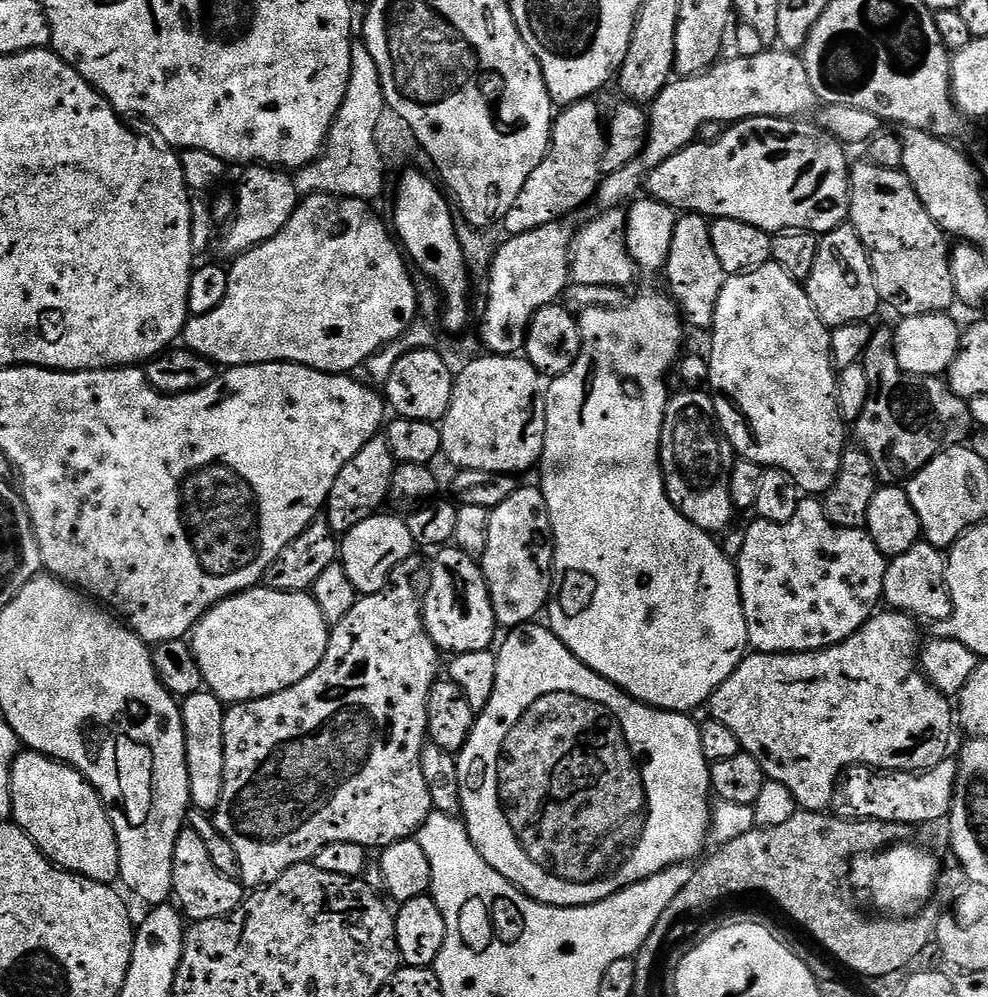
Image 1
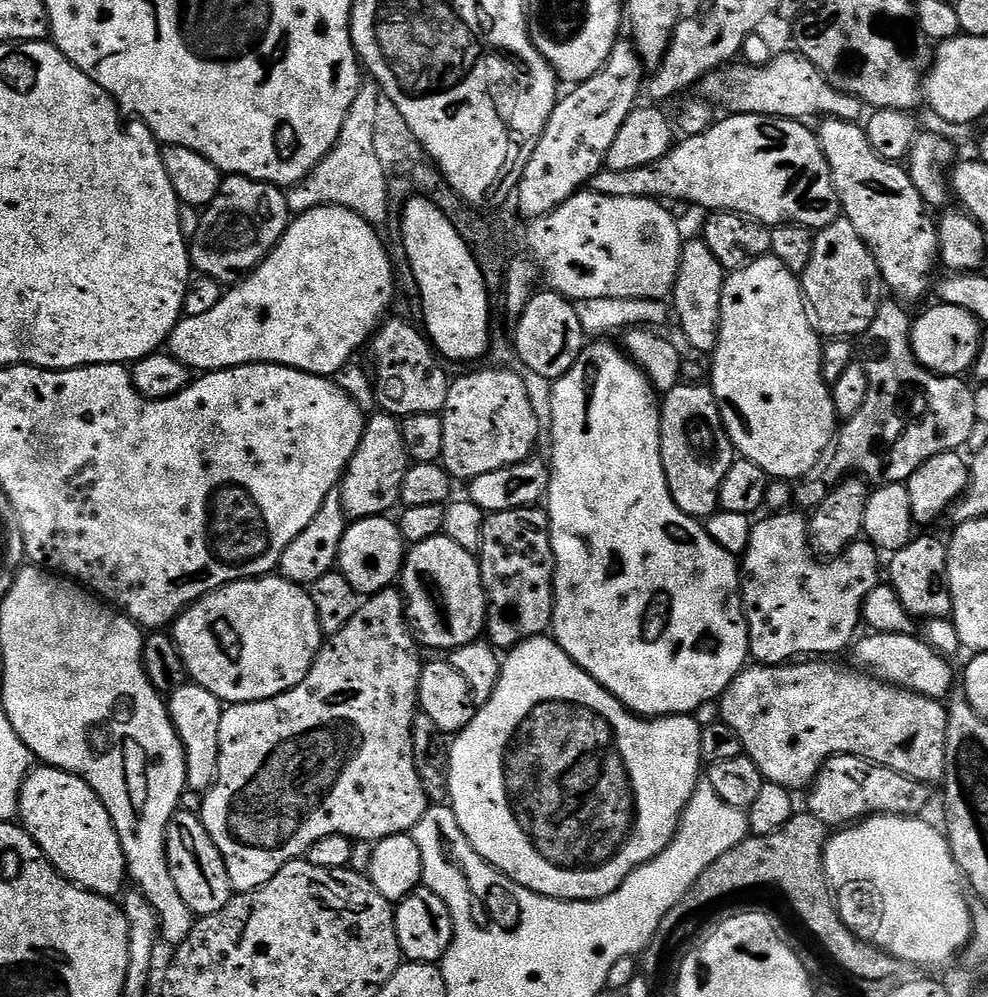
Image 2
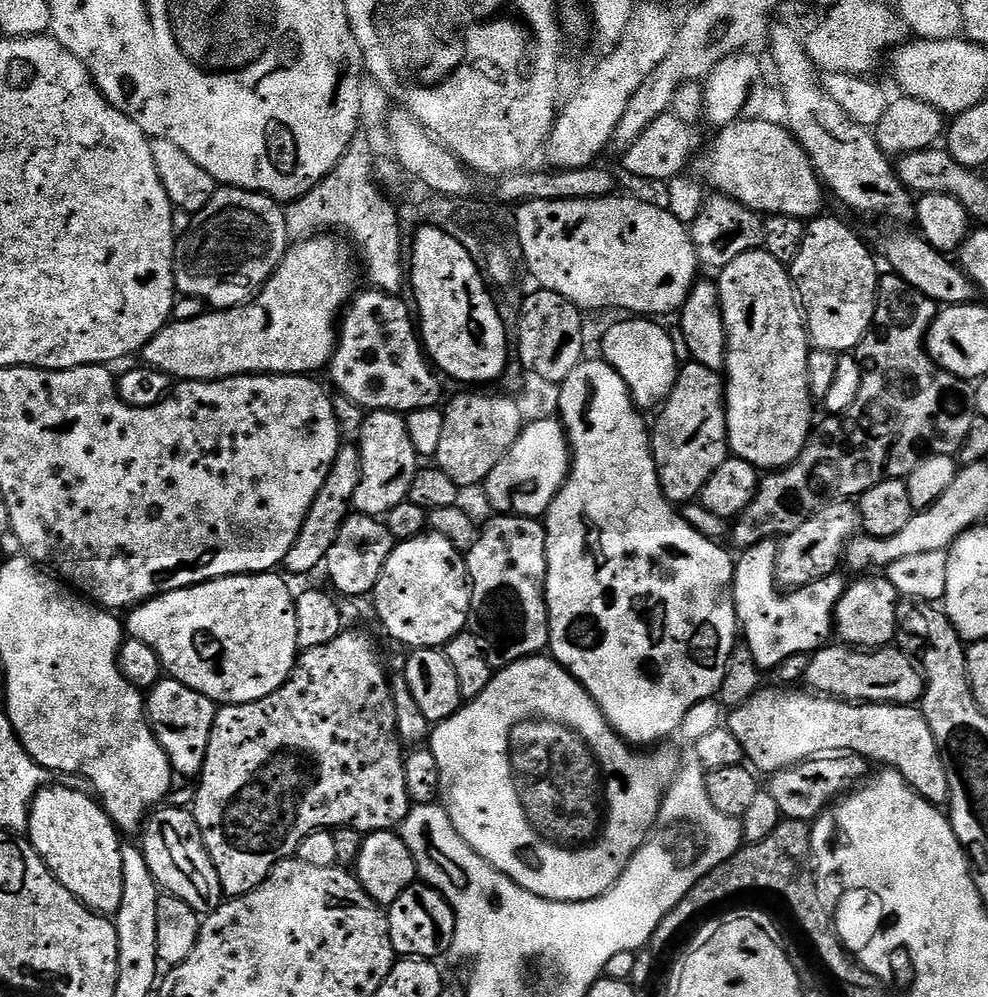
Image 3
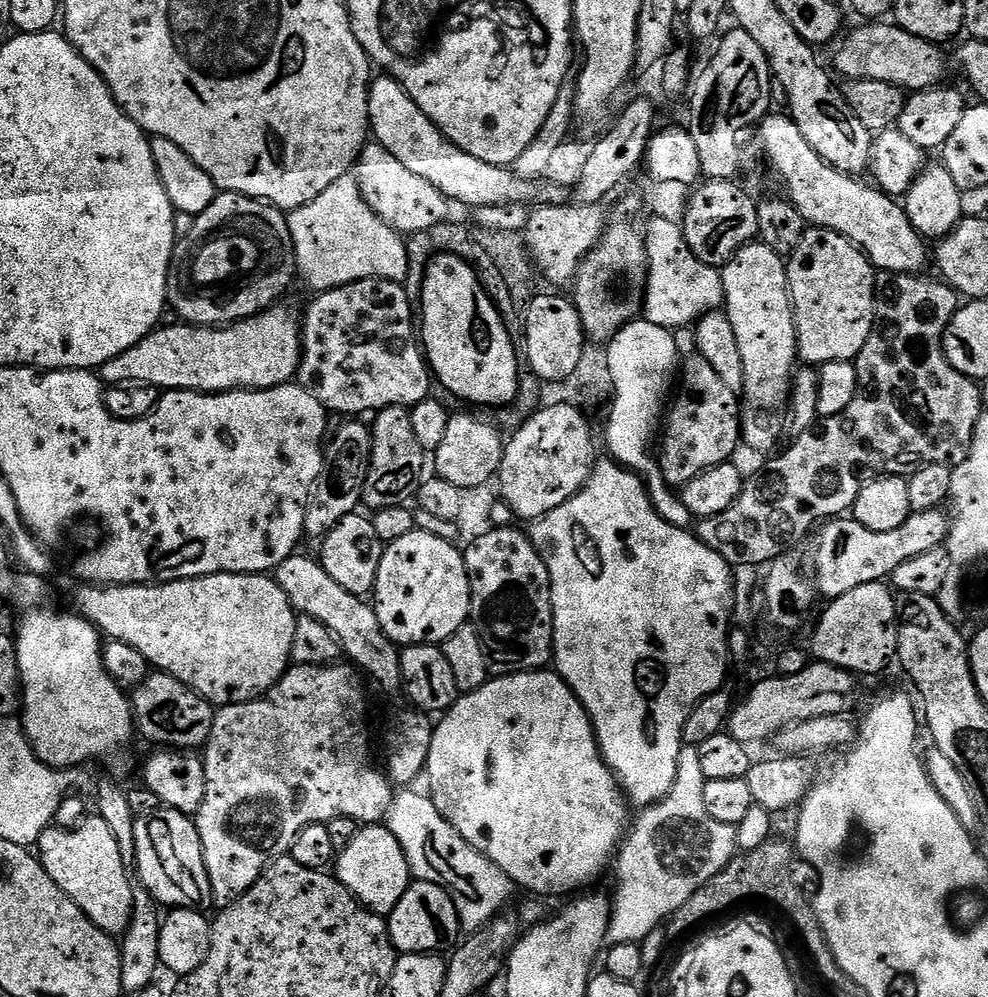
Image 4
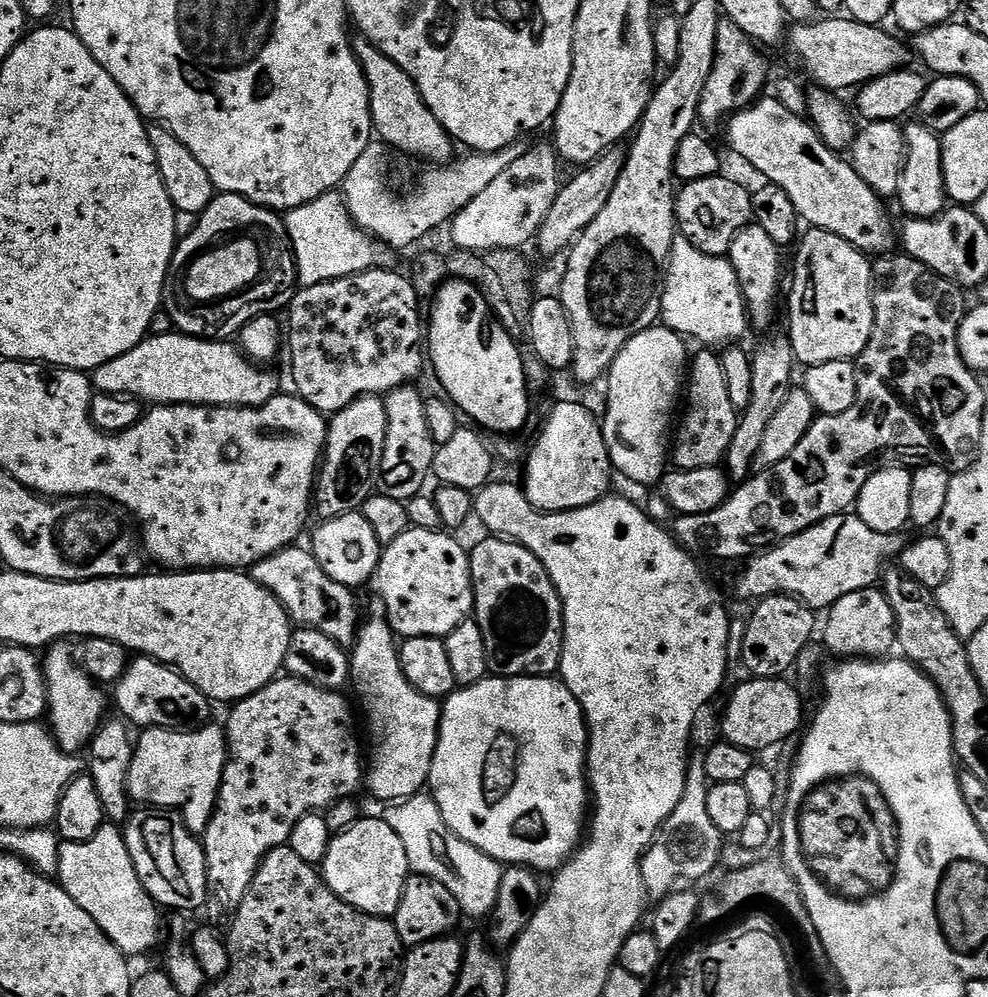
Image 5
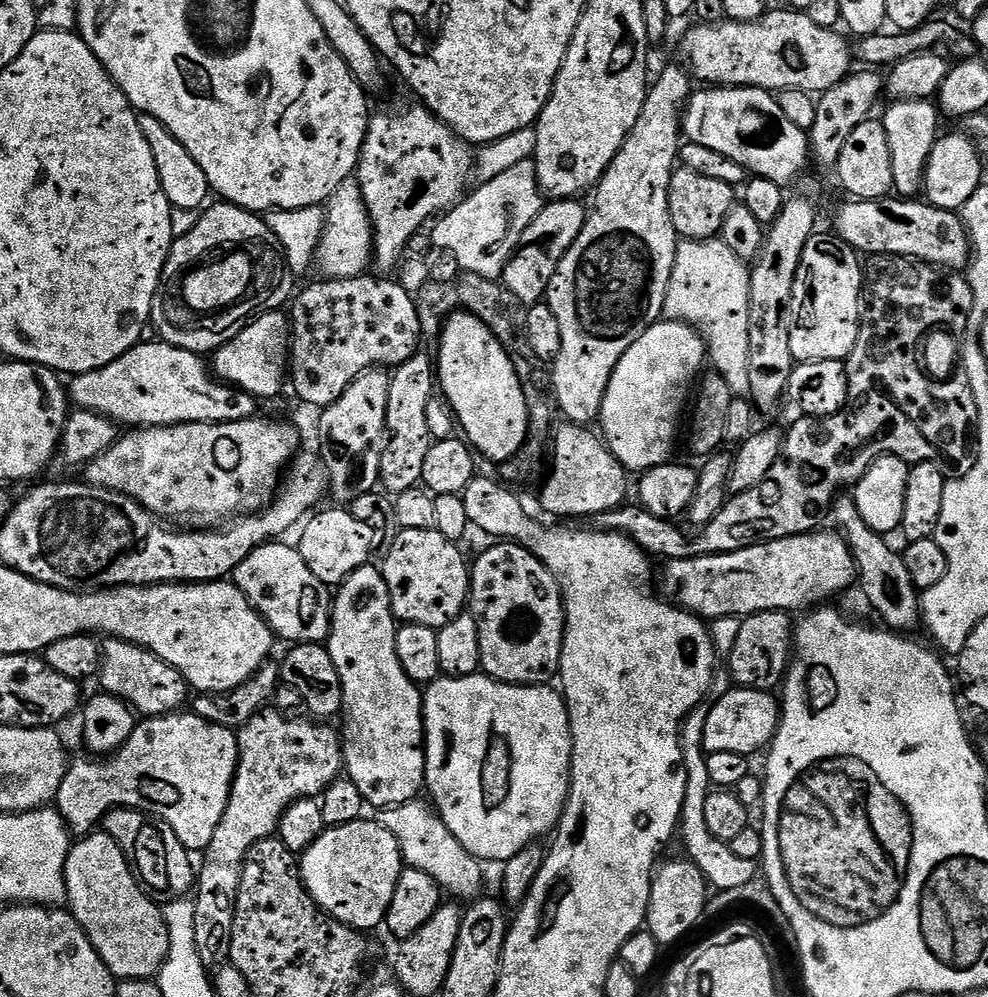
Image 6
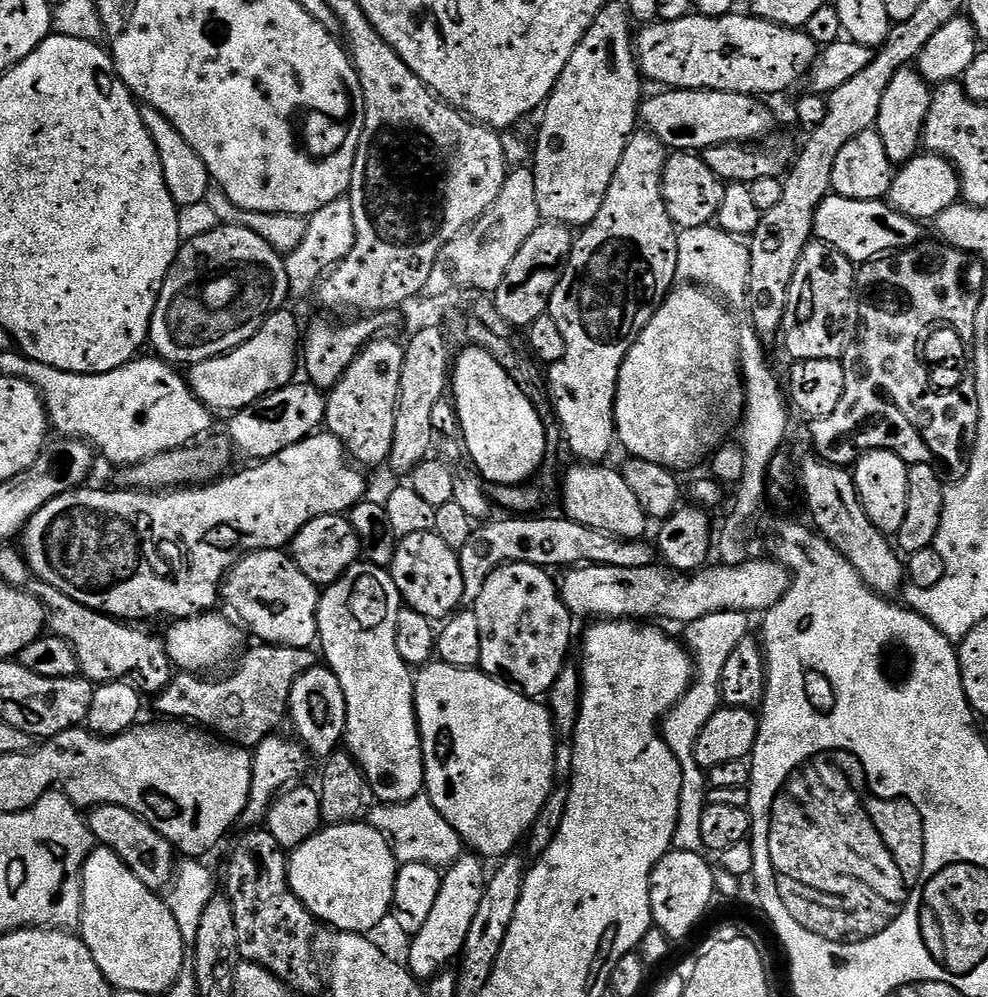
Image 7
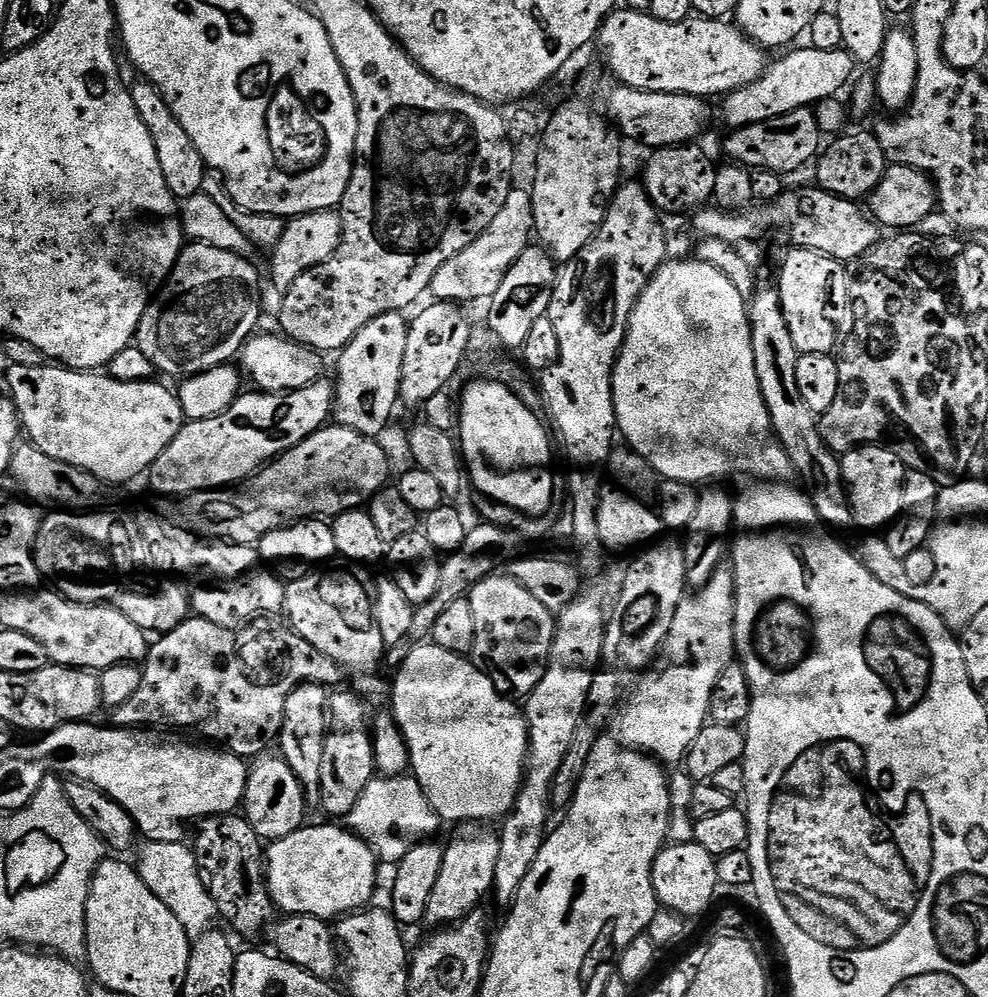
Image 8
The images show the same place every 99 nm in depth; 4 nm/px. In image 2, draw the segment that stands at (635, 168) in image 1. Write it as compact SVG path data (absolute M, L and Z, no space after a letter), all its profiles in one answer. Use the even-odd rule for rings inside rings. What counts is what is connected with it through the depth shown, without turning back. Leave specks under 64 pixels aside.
M795 51L792 52L784 52L781 56L780 53L773 55L772 60L764 68L728 66L723 71L717 70L704 77L702 88L708 92L724 92L724 100L728 103L727 111L732 114L745 112L755 116L781 116L783 120L799 120L801 122L811 121L811 116L816 116L815 118L844 120L848 124L857 123L861 119L859 116L865 115L866 105L862 101L830 86L830 82L826 82L823 74L805 56L799 55Z

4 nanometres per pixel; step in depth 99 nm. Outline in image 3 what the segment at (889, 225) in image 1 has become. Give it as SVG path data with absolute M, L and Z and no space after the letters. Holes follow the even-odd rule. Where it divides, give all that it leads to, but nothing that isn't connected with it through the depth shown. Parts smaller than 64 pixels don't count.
M783 26L773 27L770 32L770 40L772 36L772 49L770 49L770 55L774 65L775 75L780 75L780 84L784 87L784 108L788 111L788 120L786 119L786 127L789 132L795 136L796 141L804 147L808 157L812 159L812 164L816 168L816 173L820 175L821 181L826 185L829 193L836 192L836 196L845 204L848 208L853 208L856 212L861 212L864 216L885 216L888 220L909 220L911 221L914 216L914 196L905 188L904 183L900 181L897 169L894 167L893 161L889 157L884 155L884 151L878 146L875 135L869 129L858 126L851 118L846 114L846 110L842 110L842 106L838 106L838 102L834 102L834 98L830 98L830 94L823 86L823 83L818 79L818 69L813 64L811 58L806 54L806 50L802 46L802 42L798 42L798 38L794 38L794 34Z

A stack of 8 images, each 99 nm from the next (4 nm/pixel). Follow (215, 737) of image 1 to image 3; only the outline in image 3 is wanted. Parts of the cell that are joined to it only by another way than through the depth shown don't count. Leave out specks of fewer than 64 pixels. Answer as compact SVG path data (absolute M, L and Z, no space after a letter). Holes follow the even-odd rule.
M165 678L147 693L146 707L152 733L158 738L162 750L166 750L173 773L177 777L199 777L210 750L210 734L214 730L218 705L210 698L198 694L198 690L190 690L190 686L182 682Z

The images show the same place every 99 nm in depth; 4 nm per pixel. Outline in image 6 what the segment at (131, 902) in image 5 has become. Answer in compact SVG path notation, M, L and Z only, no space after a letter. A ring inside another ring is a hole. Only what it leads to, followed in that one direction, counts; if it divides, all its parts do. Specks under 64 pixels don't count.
M96 830L77 839L67 849L64 858L62 879L67 907L84 928L108 969L121 981L151 981L168 956L164 913L161 905L140 887L139 880L132 875L132 868L118 842L114 842L107 832Z

